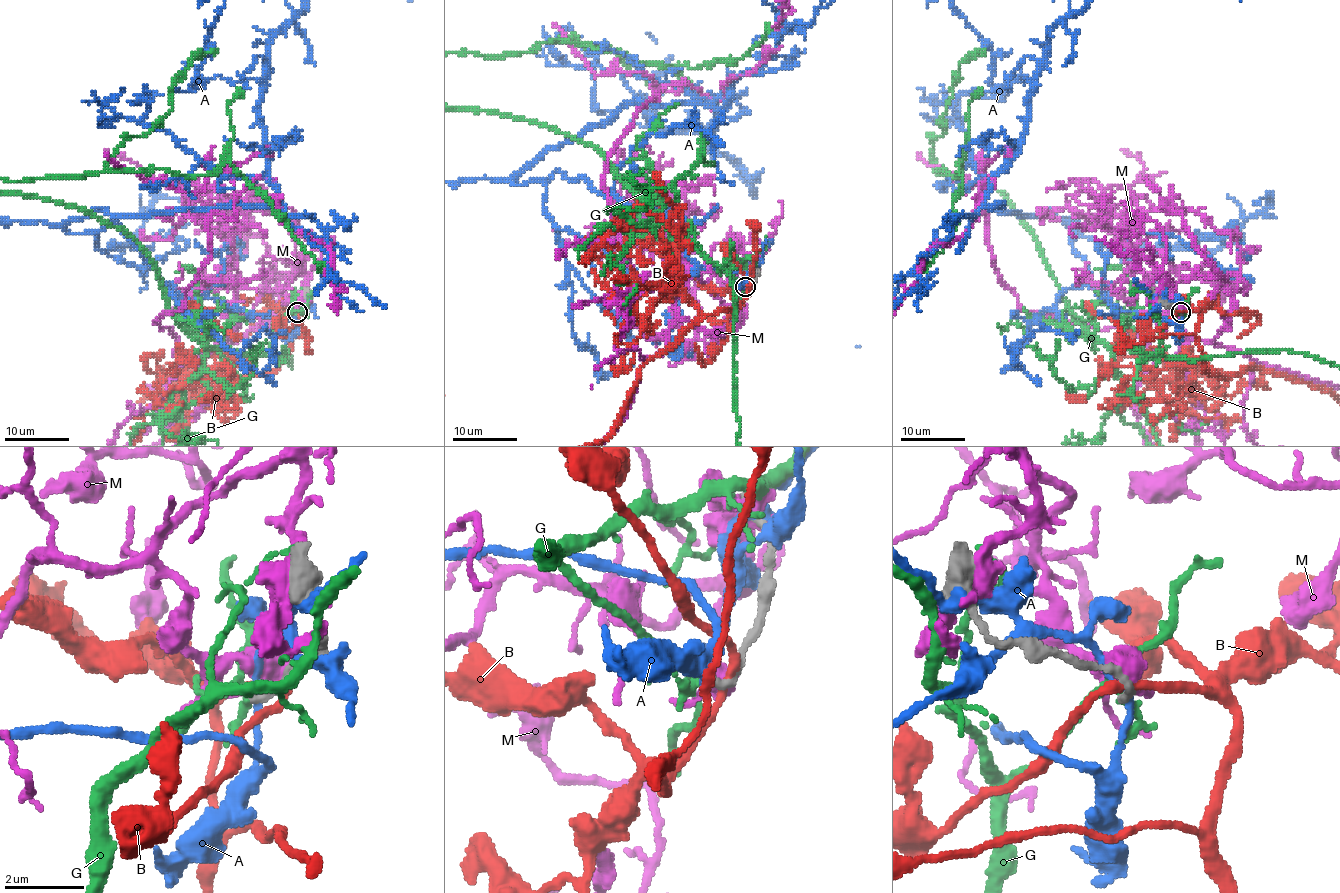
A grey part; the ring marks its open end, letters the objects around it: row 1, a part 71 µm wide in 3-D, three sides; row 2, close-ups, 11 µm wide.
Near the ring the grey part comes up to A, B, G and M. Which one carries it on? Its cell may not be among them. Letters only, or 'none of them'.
none of them

